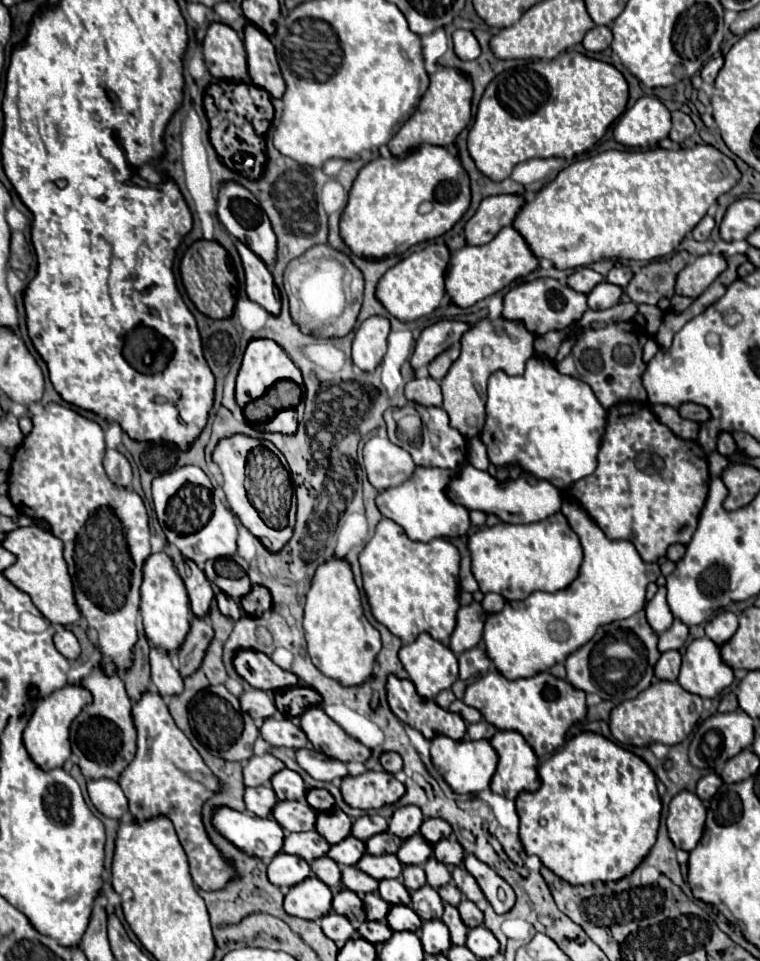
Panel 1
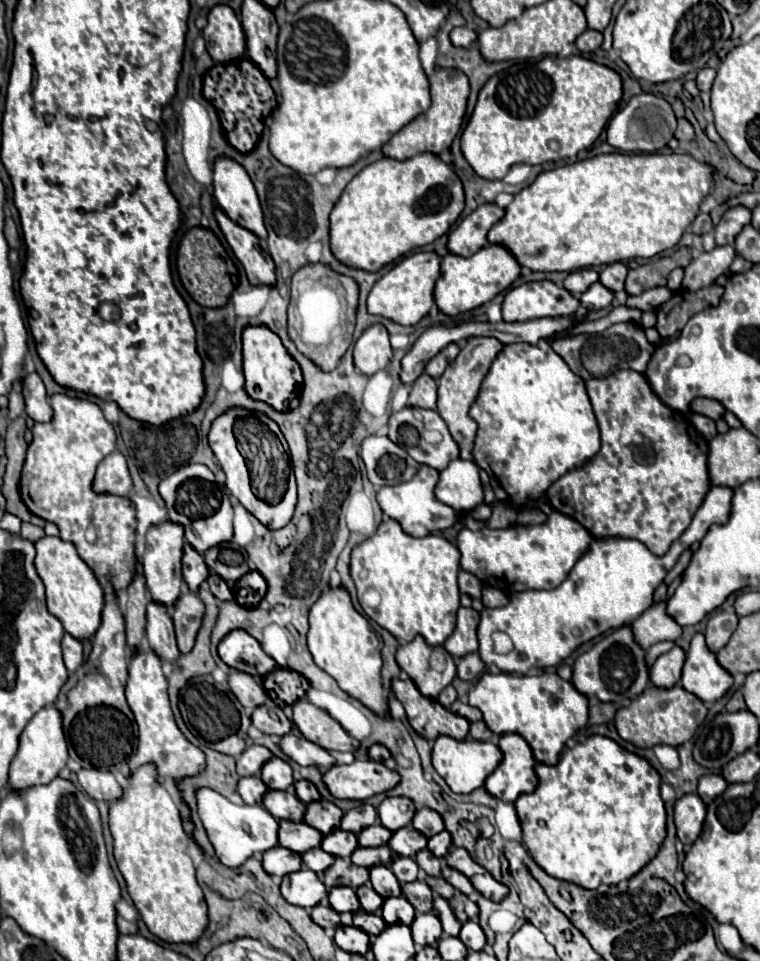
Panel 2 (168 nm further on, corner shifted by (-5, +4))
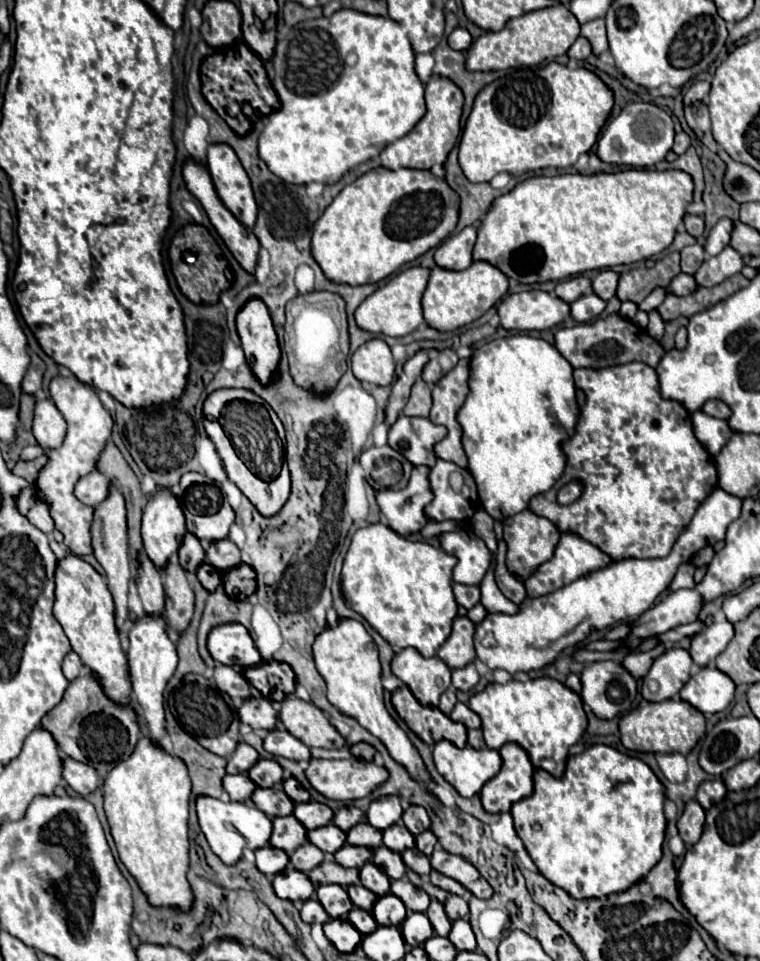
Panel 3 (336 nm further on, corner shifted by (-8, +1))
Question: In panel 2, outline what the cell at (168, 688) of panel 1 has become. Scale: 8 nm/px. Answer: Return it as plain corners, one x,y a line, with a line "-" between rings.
149,604
147,606
147,642
151,650
161,658
161,660
171,660
175,662
179,658
179,648
175,642
175,632
173,632
173,620
169,614
169,608
161,608
159,604

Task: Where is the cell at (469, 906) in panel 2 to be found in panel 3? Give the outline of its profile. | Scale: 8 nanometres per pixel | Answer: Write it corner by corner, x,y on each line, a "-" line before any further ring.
448,895
444,909
446,909
446,915
450,921
468,919
468,903
464,899
460,899
458,895

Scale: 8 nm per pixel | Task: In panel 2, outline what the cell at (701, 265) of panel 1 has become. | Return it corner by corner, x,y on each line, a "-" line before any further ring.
717,246
711,252
703,252
697,260
693,260
685,268
683,288
685,290
699,290
711,286
717,276
725,274
735,258
735,250
731,246

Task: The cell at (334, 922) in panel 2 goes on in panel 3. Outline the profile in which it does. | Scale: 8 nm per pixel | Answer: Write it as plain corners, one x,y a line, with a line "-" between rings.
310,897
304,901
302,909
300,909
300,917
304,923
326,923
330,917
326,915
324,907
320,907
316,897

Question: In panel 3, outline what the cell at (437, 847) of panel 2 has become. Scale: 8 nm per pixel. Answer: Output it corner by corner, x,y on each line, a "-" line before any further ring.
424,831
424,833
416,835
414,841
416,841
416,849
418,849
418,851
422,851
426,857
432,855
432,849
434,849
434,845
436,845
436,837
434,837
430,831

